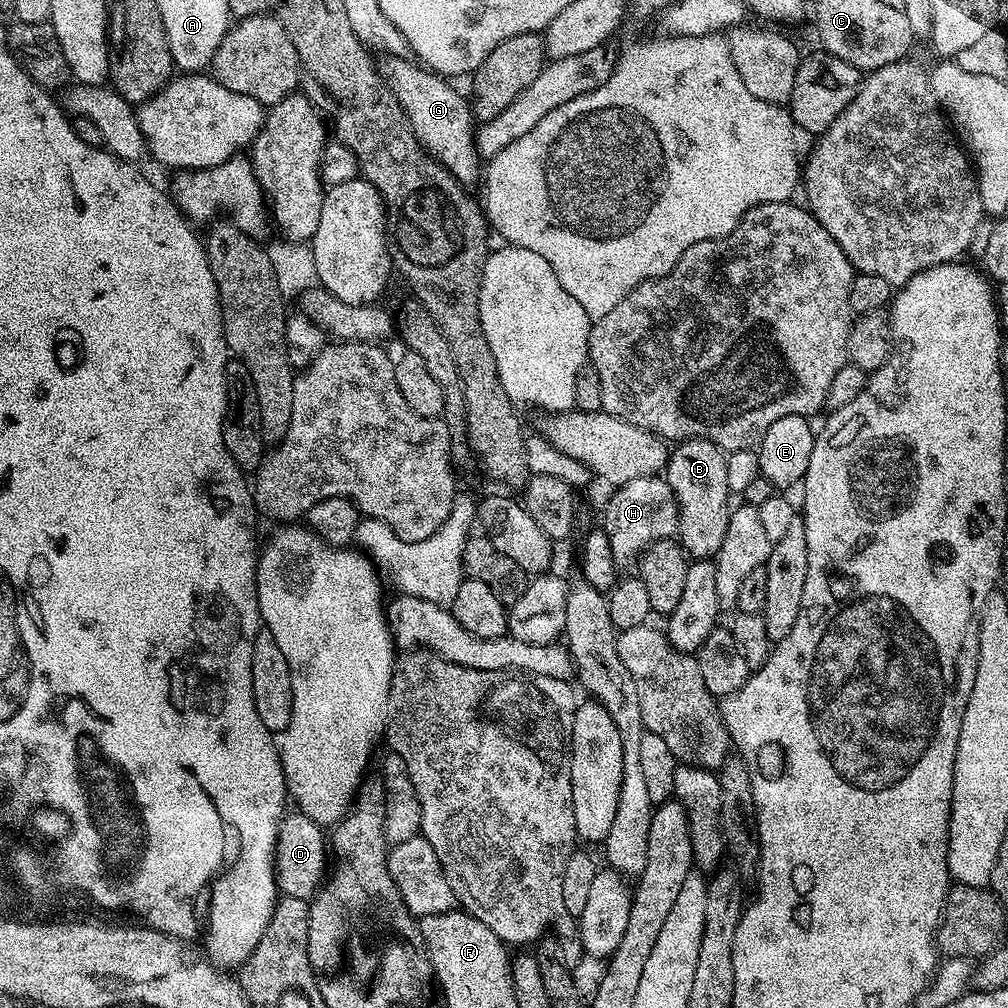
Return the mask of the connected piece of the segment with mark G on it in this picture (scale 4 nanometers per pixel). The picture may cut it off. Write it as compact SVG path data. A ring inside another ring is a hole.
M384 58L379 61L380 76L398 98L412 133L428 153L458 183L472 186L482 176L482 157L474 139L471 103L455 88L451 79L437 74L408 58Z

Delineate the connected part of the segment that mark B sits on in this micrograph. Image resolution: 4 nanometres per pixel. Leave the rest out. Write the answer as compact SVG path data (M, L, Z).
M697 436L679 441L668 453L666 479L680 508L678 544L692 560L715 557L722 546L722 538L726 538L730 511L728 460L729 457L717 444Z

